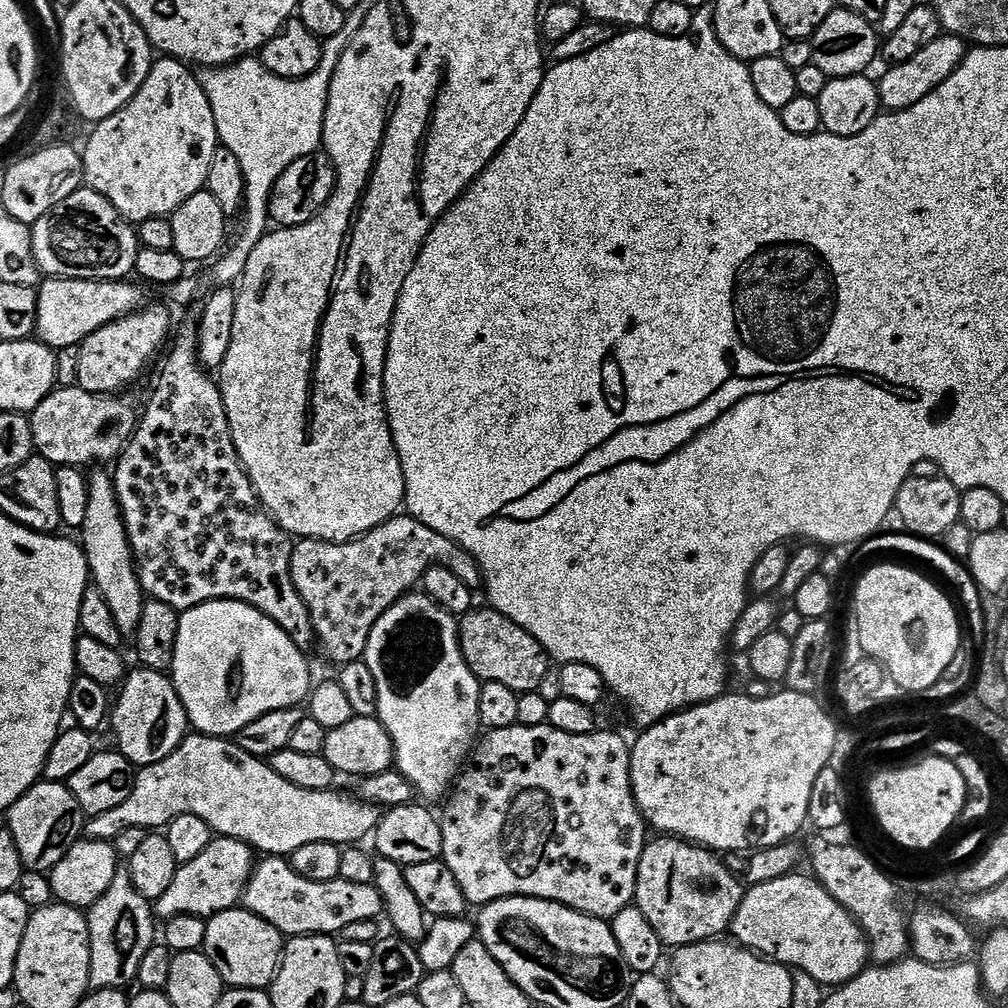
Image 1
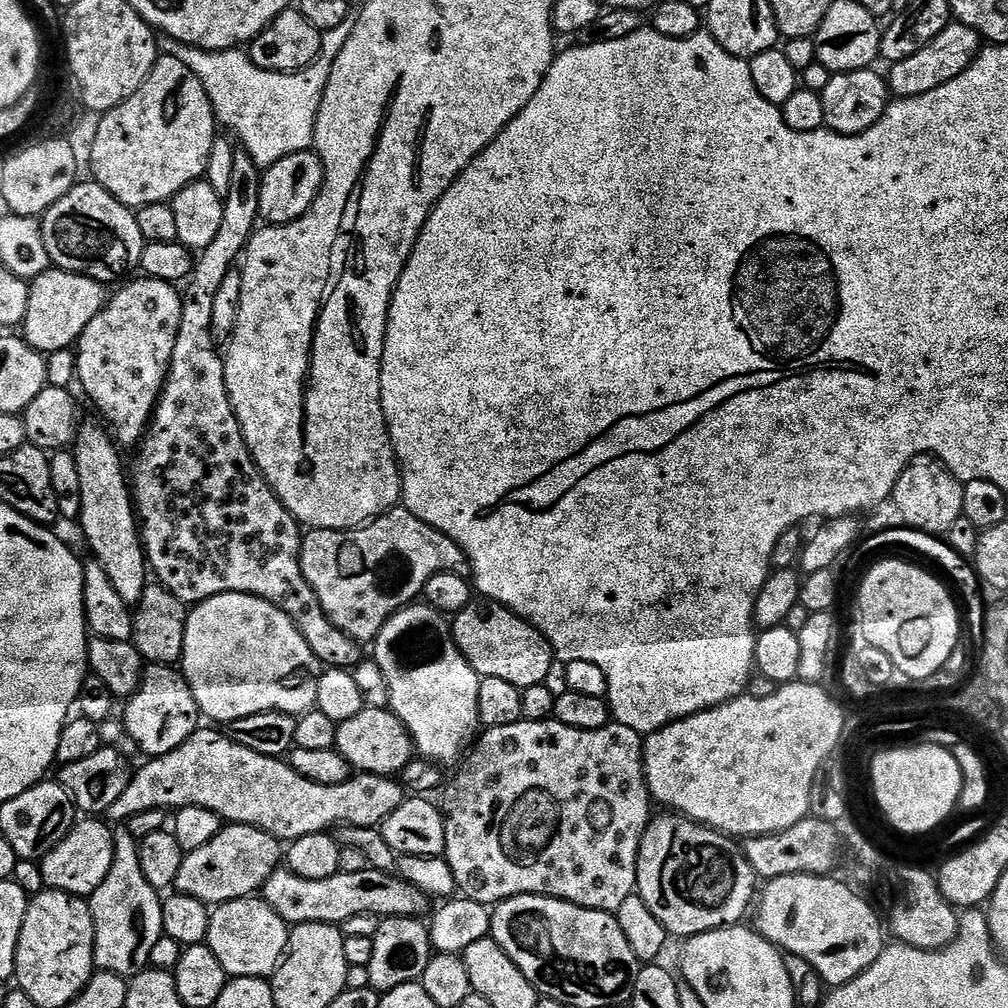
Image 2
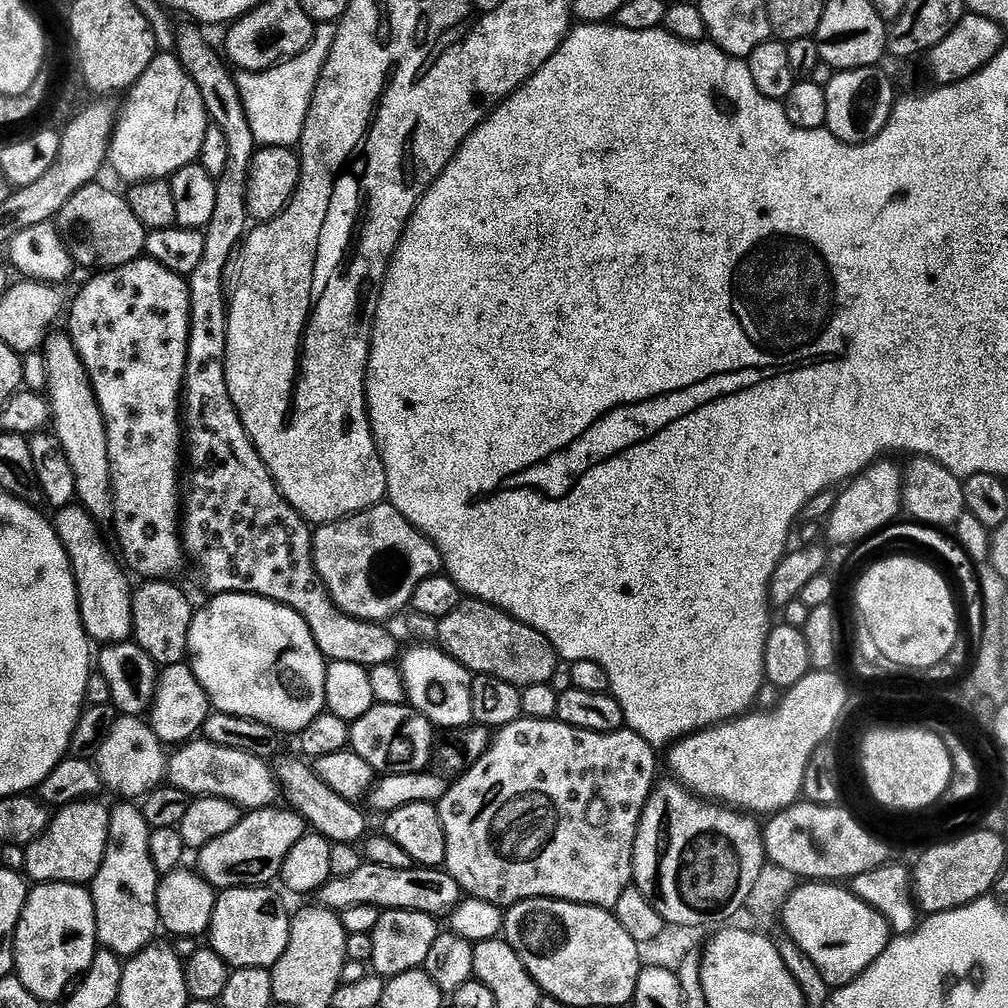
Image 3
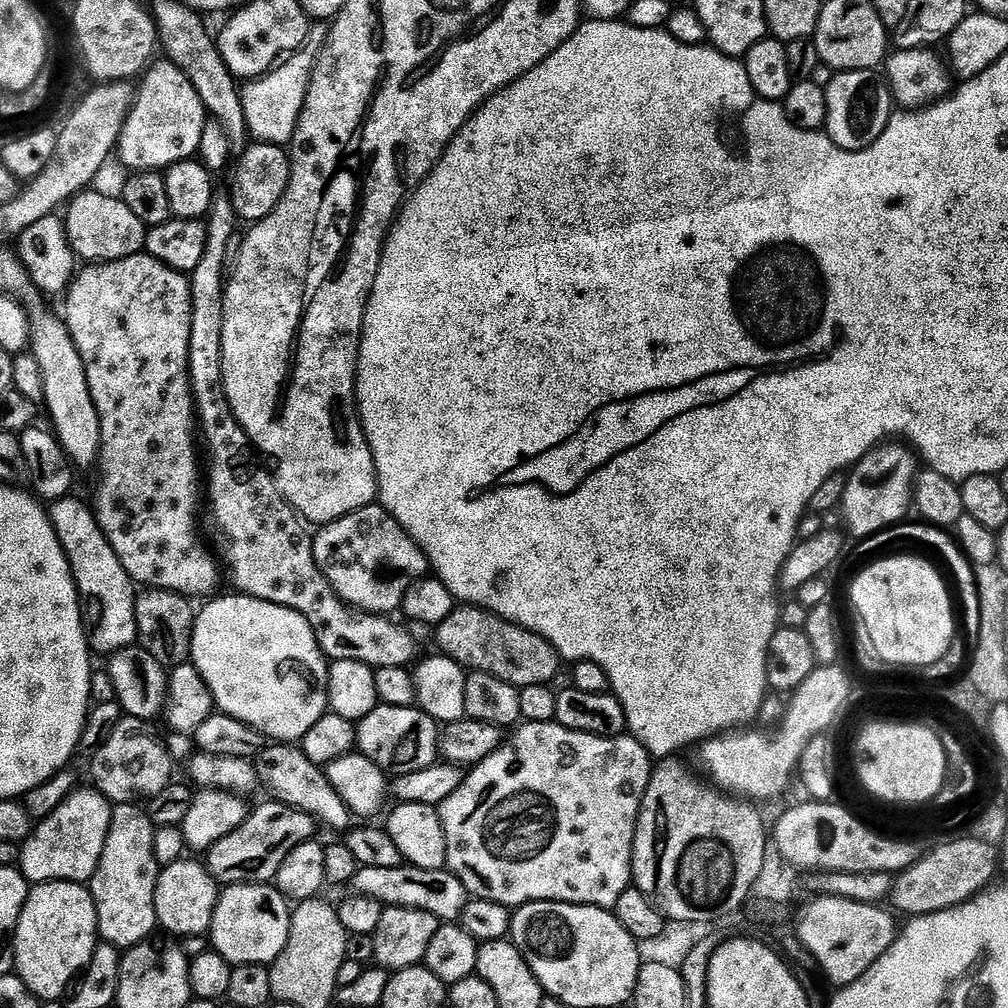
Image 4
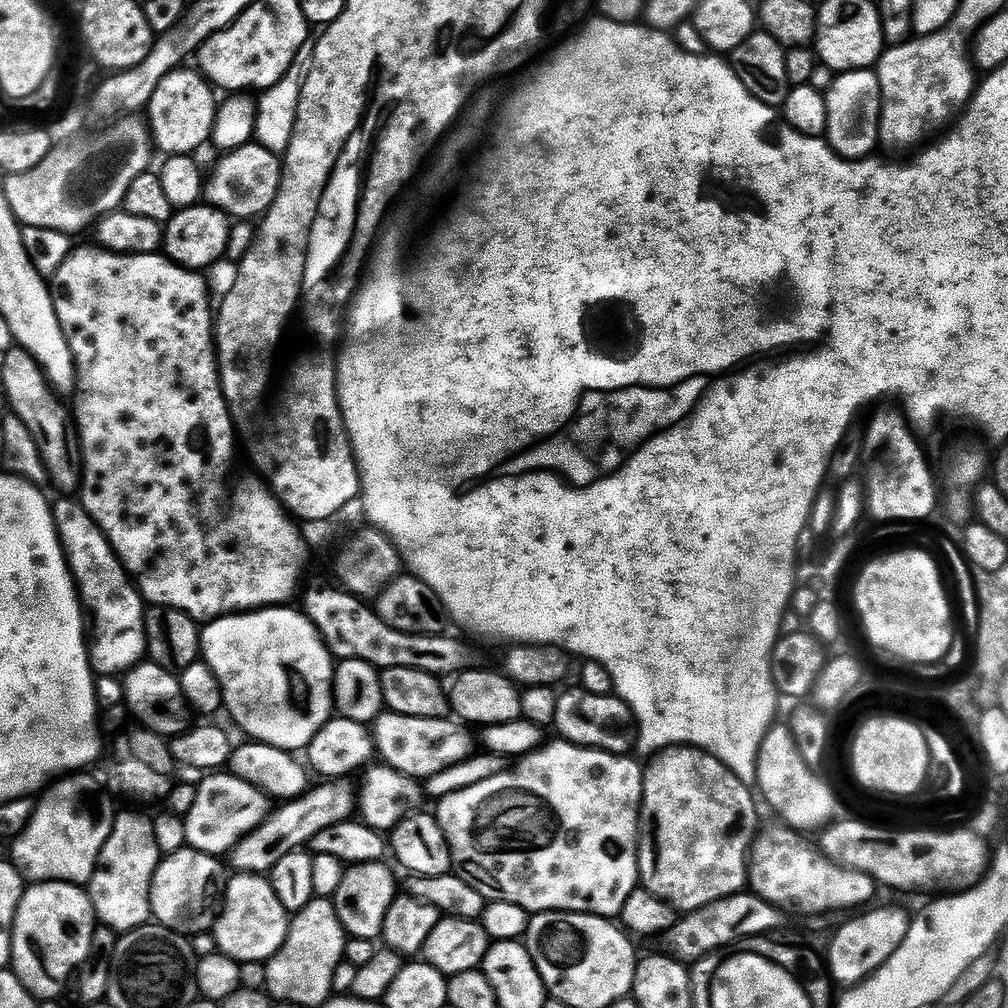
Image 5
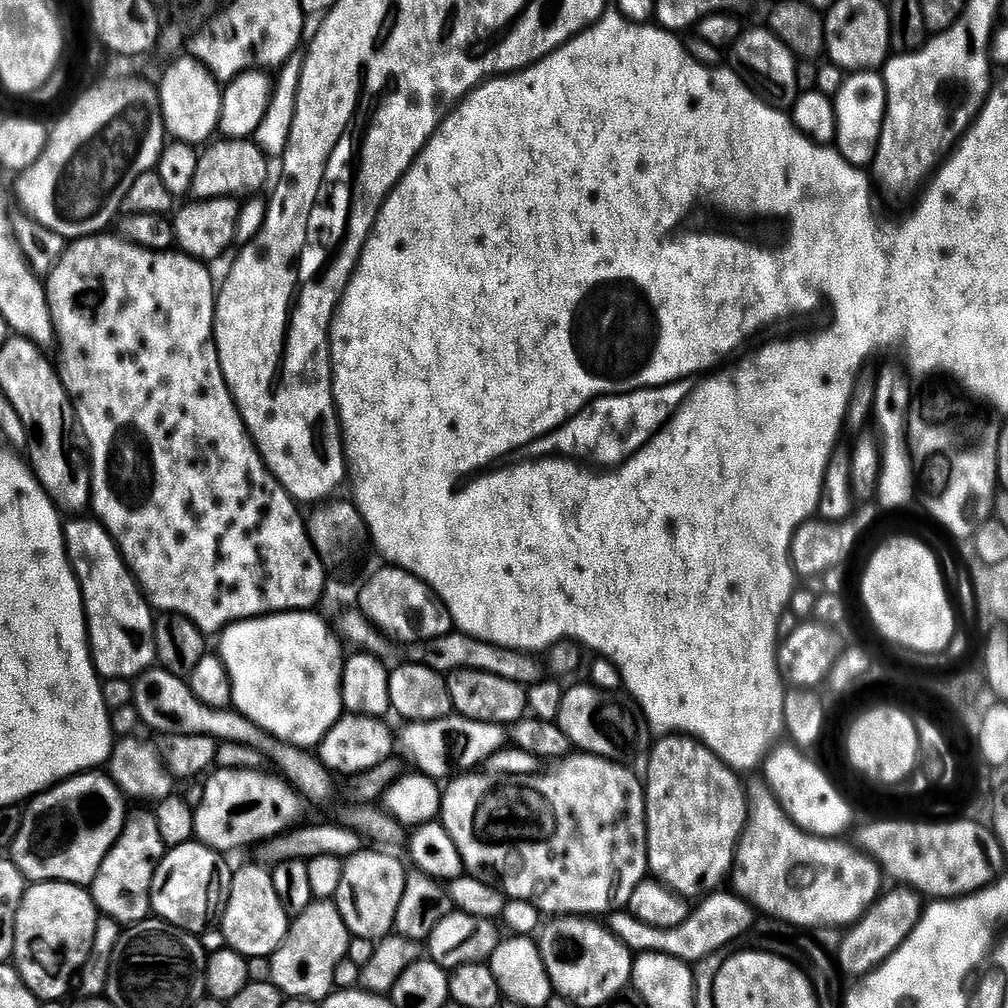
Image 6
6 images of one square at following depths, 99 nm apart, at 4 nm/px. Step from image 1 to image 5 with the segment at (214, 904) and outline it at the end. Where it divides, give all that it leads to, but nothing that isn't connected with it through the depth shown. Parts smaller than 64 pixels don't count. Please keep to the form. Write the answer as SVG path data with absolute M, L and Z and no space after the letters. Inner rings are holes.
M332 778L322 782L318 788L306 791L299 799L291 799L281 803L280 809L273 811L268 819L237 842L230 853L235 871L240 874L268 874L286 854L299 852L305 846L311 845L312 840L322 830L330 830L330 826L340 824L344 820L353 819L358 808L358 792L355 787L348 785L344 778Z

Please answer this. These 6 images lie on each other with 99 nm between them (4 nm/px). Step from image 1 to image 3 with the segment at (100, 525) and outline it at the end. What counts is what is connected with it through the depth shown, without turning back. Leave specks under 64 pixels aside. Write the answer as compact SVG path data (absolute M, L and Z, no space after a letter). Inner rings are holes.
M49 335L42 349L48 370L46 396L51 403L51 427L62 442L62 450L66 450L66 458L70 458L70 466L74 466L79 503L96 521L111 521L114 516L112 467L108 457L108 439L102 410L98 406L88 371L80 361L71 335L56 335Z

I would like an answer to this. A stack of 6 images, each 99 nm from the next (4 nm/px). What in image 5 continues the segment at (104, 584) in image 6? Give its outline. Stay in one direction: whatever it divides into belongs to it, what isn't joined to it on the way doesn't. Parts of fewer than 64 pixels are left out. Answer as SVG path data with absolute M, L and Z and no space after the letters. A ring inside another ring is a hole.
M60 498L52 504L56 533L68 559L68 569L76 581L78 595L90 617L90 659L93 673L116 676L127 673L145 659L148 636L144 633L146 601L140 595L124 563L116 556L108 536L76 498Z

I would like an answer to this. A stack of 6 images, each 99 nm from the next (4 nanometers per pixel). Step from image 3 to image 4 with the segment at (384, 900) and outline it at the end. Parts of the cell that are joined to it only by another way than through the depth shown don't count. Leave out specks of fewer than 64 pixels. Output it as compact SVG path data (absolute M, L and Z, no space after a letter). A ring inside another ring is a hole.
M411 866L360 868L356 873L354 886L359 893L372 896L380 904L394 908L417 908L434 914L441 922L459 921L470 899L466 886L462 886L462 882L453 872L444 868L438 870L422 870Z

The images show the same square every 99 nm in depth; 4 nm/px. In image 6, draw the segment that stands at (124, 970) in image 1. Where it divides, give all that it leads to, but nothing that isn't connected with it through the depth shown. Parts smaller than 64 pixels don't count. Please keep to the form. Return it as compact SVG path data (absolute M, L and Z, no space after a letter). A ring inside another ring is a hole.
M155 811L127 813L122 834L106 854L94 882L90 886L92 900L107 919L121 926L149 919L152 912L152 883L156 867L166 849L158 831Z

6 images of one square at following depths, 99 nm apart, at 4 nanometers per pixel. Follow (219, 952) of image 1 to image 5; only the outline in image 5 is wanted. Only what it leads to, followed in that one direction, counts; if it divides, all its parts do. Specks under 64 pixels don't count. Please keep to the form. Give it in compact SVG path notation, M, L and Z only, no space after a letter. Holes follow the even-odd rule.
M236 874L227 881L222 897L222 907L216 917L215 947L231 960L243 962L259 960L267 962L282 946L288 933L290 914L278 902L271 879L260 874Z

